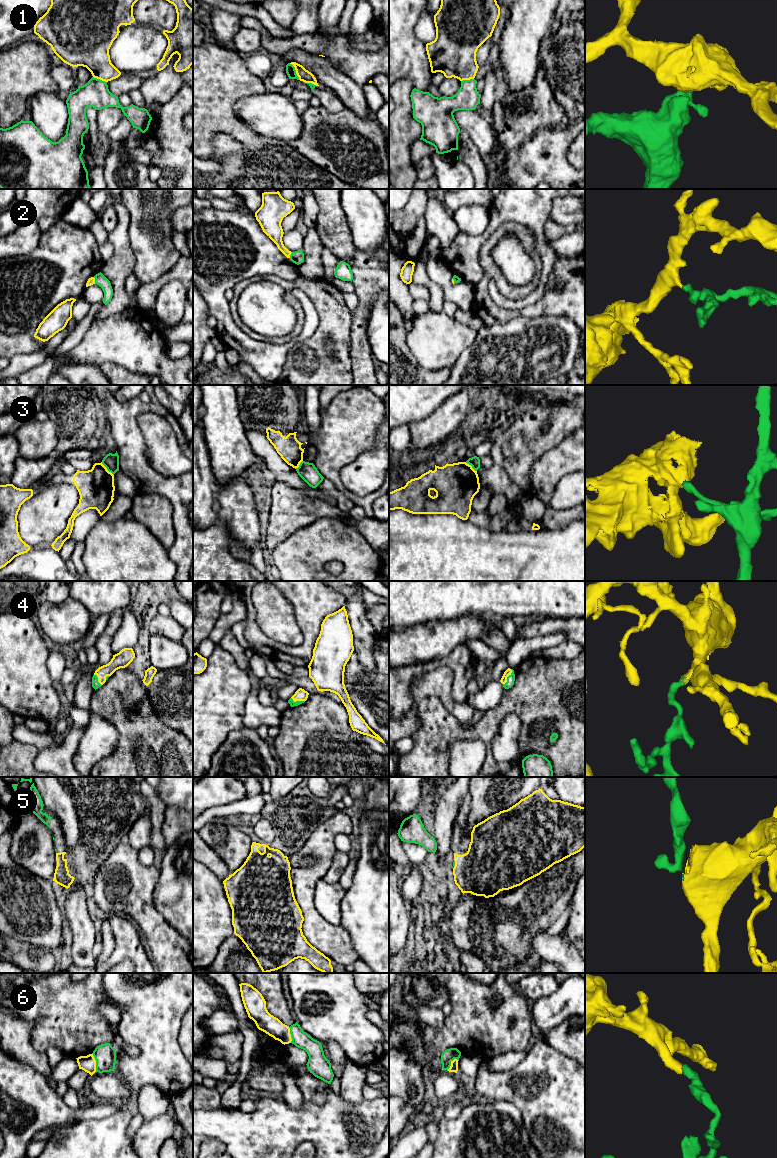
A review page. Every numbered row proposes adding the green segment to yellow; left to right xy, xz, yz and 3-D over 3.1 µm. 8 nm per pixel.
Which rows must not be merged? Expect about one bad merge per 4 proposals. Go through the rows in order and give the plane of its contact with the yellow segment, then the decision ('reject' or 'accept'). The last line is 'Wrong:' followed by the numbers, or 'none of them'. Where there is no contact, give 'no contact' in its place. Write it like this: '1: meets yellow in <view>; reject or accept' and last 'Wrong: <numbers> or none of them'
1: meets yellow in xz; reject
2: meets yellow in xy; accept
3: meets yellow in xy; reject
4: meets yellow in yz; accept
5: meets yellow in xy; accept
6: meets yellow in xy; reject
Wrong: 1, 3, 6

